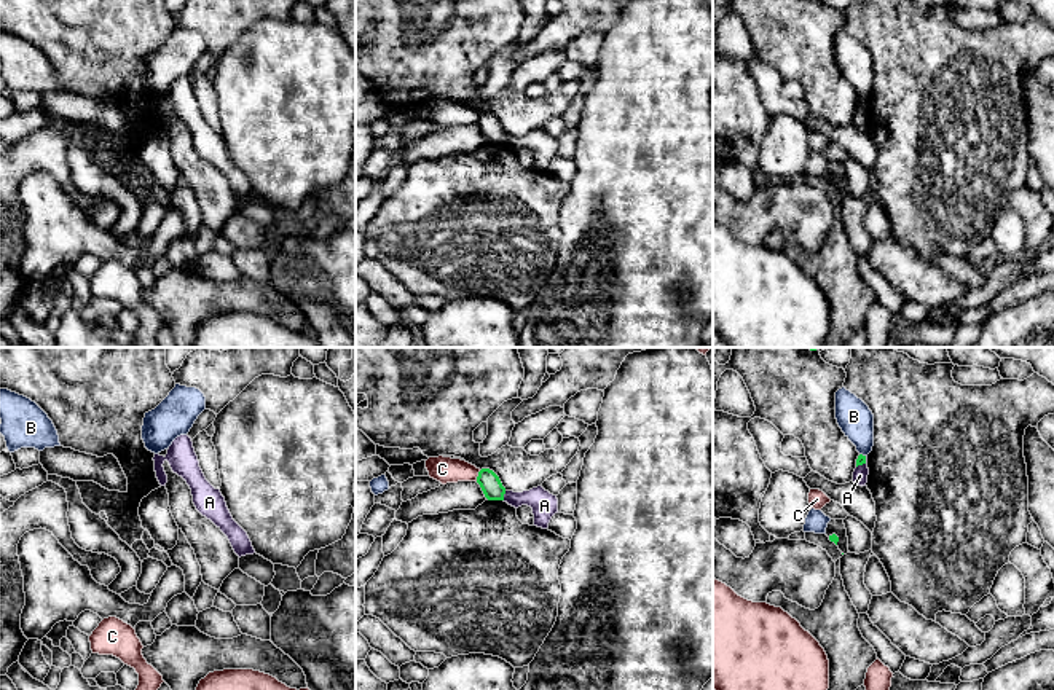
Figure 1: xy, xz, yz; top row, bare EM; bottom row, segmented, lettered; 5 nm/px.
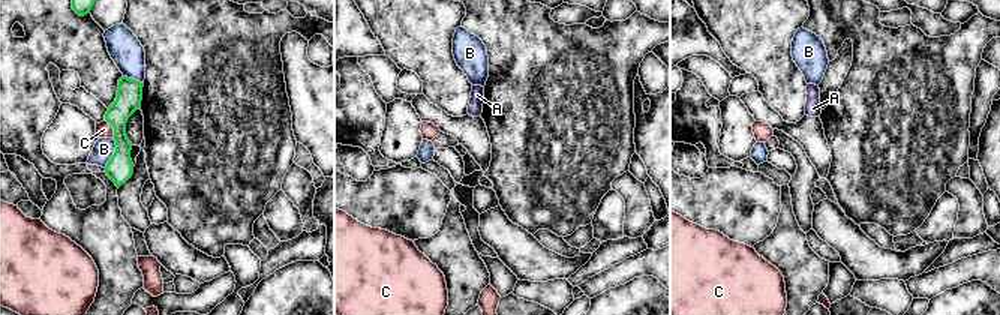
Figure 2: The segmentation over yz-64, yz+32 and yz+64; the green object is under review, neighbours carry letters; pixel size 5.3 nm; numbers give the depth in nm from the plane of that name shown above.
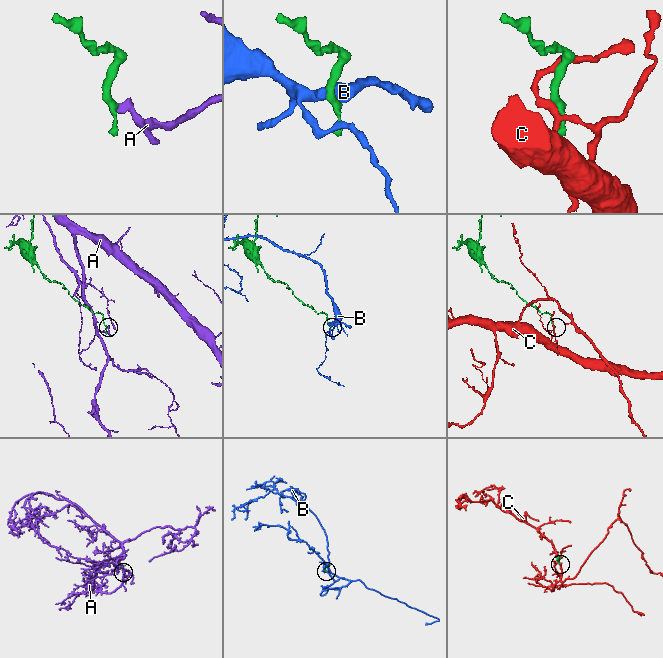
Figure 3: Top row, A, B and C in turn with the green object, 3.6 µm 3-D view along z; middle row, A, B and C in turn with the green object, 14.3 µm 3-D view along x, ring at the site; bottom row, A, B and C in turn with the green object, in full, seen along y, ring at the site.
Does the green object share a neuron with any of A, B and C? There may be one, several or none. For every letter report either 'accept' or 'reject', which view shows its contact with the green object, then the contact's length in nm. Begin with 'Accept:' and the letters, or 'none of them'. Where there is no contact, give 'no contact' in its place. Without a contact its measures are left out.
Accept: none of them
A: reject; contact in xz; length 50 nm
B: reject; contact in yz; length 40 nm
C: reject; contact in xz; length 60 nm

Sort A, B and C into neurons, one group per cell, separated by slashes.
A / B / C

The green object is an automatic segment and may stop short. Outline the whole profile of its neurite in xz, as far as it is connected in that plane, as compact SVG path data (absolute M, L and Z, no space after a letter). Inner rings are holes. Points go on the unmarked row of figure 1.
M482 112L478 115L477 126L488 143L504 143L505 131L493 113Z

